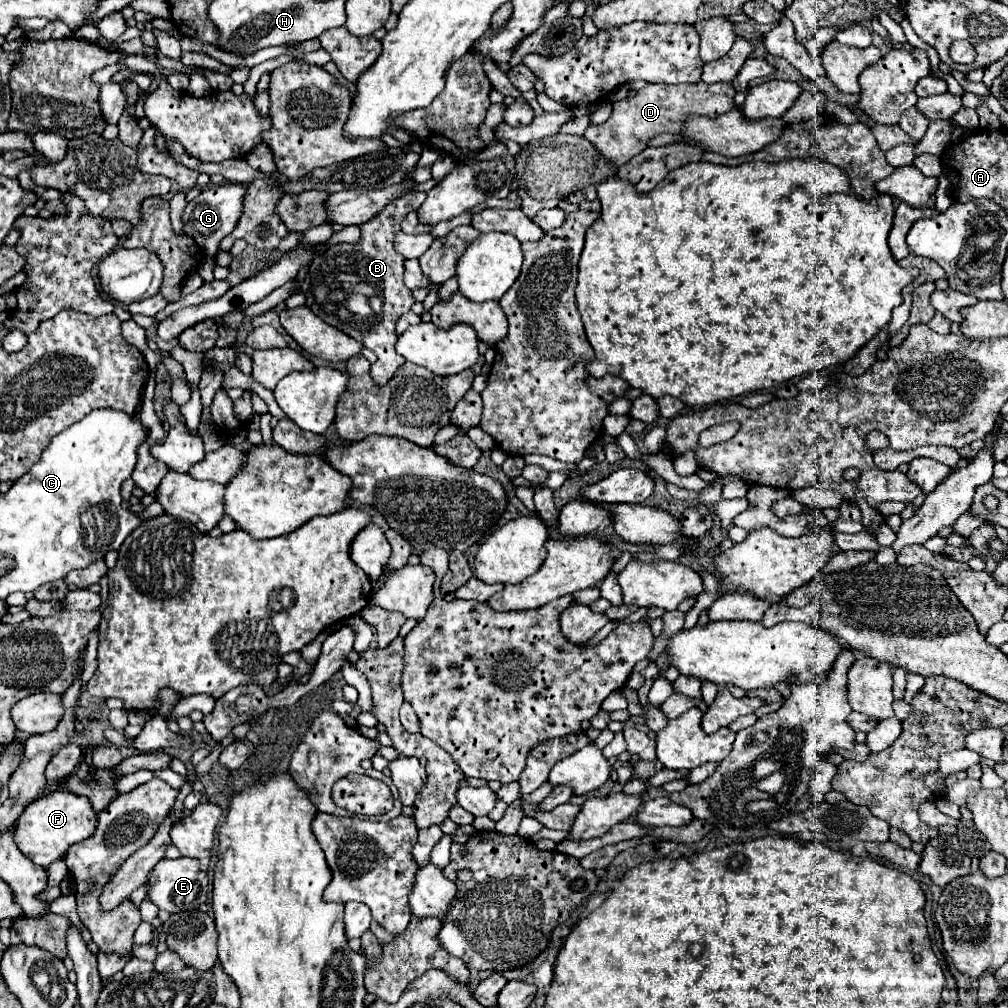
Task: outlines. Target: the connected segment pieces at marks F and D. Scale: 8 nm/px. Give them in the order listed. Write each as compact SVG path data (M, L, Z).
M59 790L37 798L25 808L25 812L17 820L15 842L31 862L47 868L51 862L61 860L67 854L69 846L93 836L95 828L97 828L97 814L91 802L85 796Z
M699 80L693 86L691 84L689 86L687 84L679 84L679 86L647 84L633 98L629 96L625 100L615 102L611 118L603 124L591 124L585 136L603 152L603 156L607 156L607 160L615 160L615 164L621 166L629 162L633 156L637 156L643 150L643 144L651 136L663 134L663 132L671 132L671 134L683 132L683 122L689 118L689 114L717 118L727 110L733 110L735 108L733 96L735 96L735 88L733 84L727 84L727 82L705 84Z

